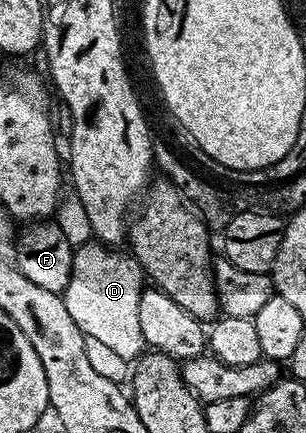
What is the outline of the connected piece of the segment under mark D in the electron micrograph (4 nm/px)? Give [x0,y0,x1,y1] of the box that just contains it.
[62,243,146,363]

